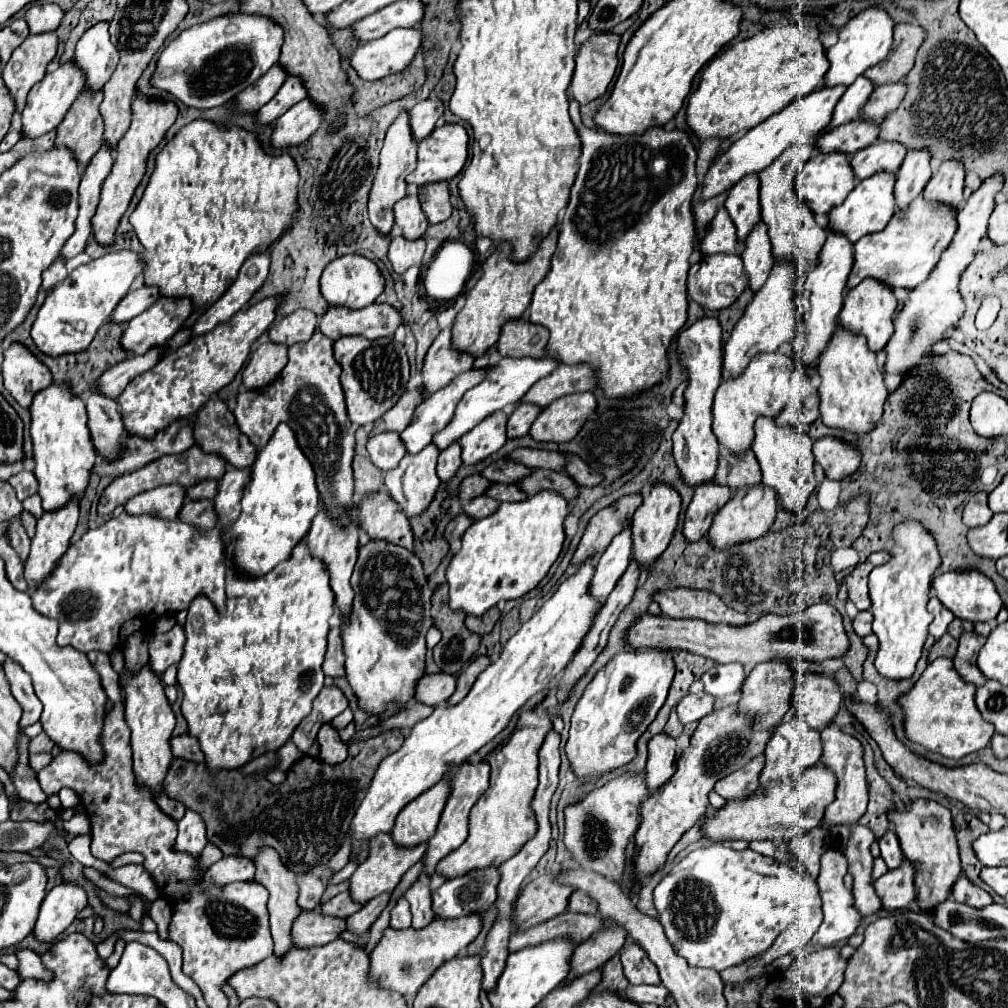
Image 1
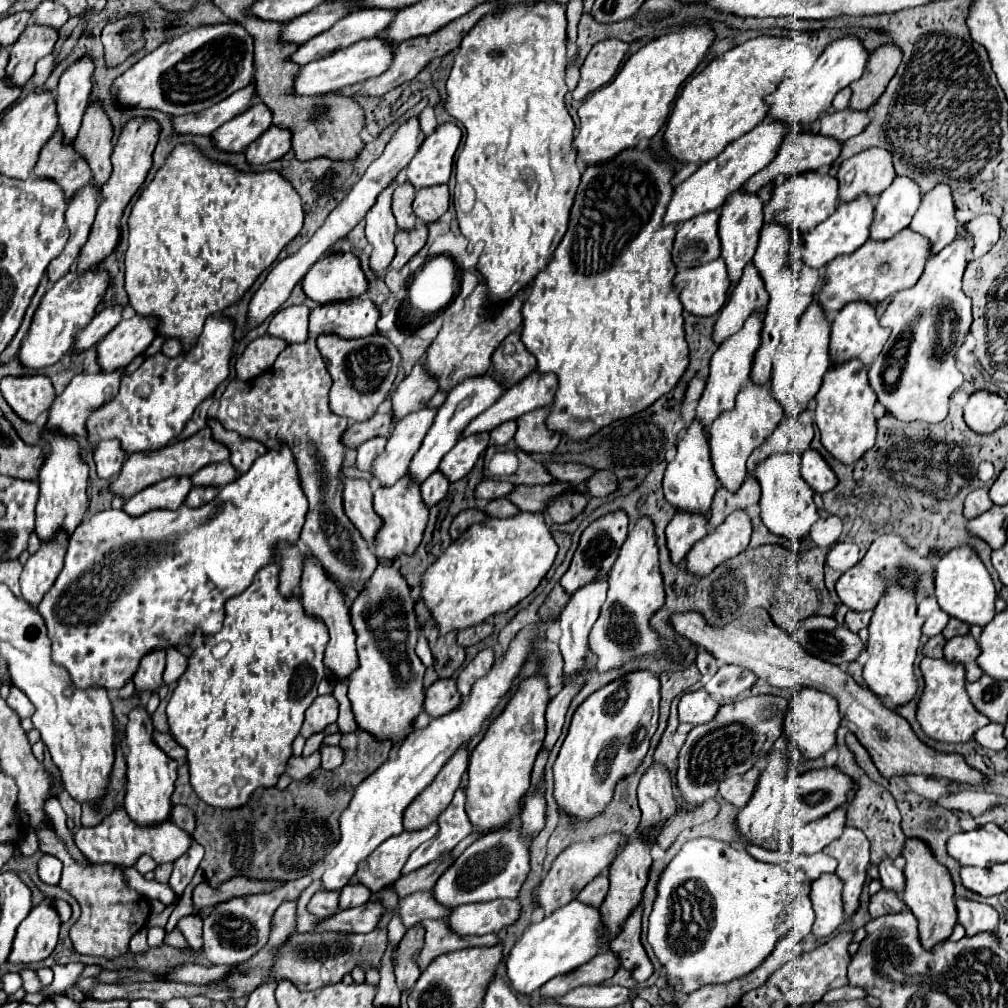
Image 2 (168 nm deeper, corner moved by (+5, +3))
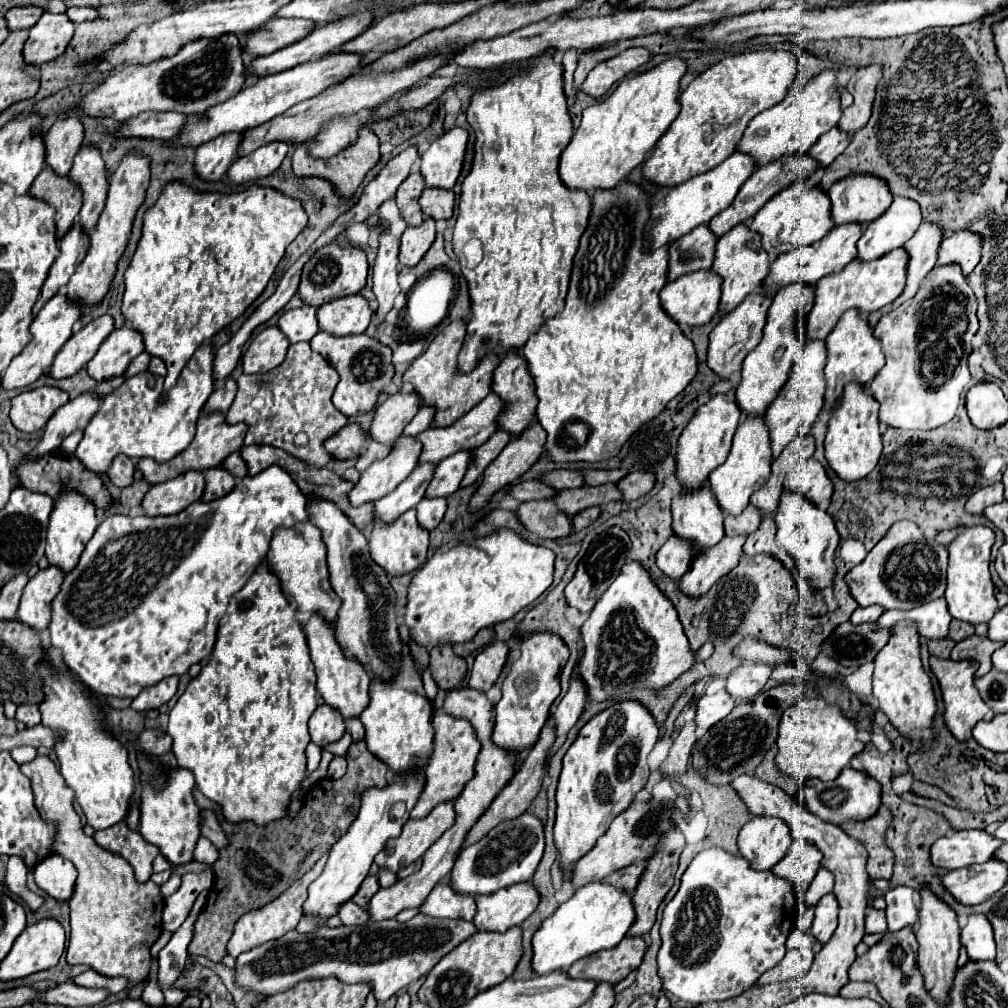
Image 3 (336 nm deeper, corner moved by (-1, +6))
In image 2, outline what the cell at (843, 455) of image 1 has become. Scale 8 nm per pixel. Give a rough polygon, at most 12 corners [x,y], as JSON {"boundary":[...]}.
{"boundary":[[806,449],[800,459],[804,481],[826,493],[838,477],[816,449]]}

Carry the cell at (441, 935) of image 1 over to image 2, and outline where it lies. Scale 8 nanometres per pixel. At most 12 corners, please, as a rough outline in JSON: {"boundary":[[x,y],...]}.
{"boundary":[[516,899],[454,907],[458,935],[498,933],[520,915]]}

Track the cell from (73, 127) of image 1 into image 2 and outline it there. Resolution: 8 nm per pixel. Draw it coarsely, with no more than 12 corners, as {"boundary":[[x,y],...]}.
{"boundary":[[56,129],[34,173],[56,179],[66,199],[92,179],[84,155]]}

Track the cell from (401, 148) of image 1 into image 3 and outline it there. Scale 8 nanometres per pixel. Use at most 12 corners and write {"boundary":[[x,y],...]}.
{"boundary":[[380,234],[372,268],[380,324],[400,294],[398,240]]}

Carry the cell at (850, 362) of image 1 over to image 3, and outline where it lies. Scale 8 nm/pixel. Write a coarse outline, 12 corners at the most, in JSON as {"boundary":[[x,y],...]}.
{"boundary":[[848,384],[830,414],[826,460],[862,480],[882,452],[878,402]]}

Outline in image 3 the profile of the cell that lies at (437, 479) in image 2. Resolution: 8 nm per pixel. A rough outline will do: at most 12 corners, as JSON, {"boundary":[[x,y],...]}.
{"boundary":[[422,500],[418,526],[432,532],[444,518],[446,500]]}

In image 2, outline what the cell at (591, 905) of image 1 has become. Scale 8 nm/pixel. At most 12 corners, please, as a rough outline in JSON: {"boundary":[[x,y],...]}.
{"boundary":[[596,877],[578,893],[580,903],[598,907],[608,879]]}

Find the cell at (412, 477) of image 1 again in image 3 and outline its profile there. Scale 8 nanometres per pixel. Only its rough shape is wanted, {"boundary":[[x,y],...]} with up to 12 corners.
{"boundary":[[416,510],[368,538],[372,560],[388,576],[426,562],[428,532]]}

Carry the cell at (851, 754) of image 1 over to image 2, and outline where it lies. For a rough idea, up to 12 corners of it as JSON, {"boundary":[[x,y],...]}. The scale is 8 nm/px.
{"boundary":[[848,803],[796,829],[796,855],[818,853],[840,837]]}

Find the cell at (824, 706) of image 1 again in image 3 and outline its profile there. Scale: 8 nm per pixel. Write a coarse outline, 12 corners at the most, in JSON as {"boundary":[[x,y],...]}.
{"boundary":[[820,696],[782,714],[774,762],[834,780],[864,750],[856,724]]}

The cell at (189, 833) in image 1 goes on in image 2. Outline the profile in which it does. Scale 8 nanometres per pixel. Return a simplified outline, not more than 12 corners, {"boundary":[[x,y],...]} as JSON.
{"boundary":[[194,837],[188,853],[174,861],[170,887],[178,897],[204,857]]}

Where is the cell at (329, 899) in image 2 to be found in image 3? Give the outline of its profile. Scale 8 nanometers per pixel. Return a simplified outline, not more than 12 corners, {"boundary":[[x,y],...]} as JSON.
{"boundary":[[344,904],[338,916],[346,926],[364,926],[370,920],[364,908]]}

